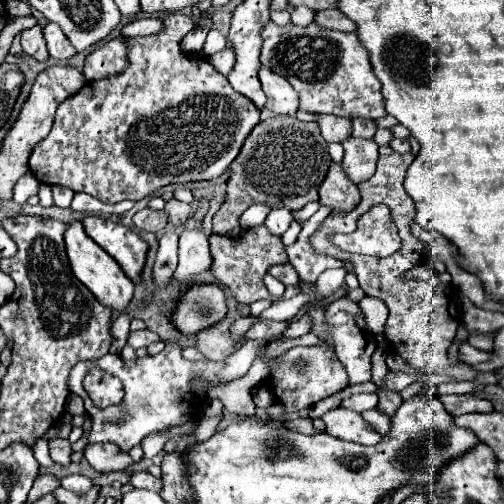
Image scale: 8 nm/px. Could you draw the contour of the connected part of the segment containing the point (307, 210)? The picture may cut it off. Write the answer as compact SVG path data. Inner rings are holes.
M308 202L300 212L294 212L294 220L296 220L296 222L300 222L300 224L302 224L302 222L306 222L306 220L308 220L308 218L318 210L318 208L320 208L320 204L318 204L318 202Z

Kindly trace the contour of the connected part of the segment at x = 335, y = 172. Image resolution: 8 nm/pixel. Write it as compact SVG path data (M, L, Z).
M330 164L324 182L320 184L320 204L330 206L330 210L348 212L360 202L360 192L356 184L342 170L342 164Z

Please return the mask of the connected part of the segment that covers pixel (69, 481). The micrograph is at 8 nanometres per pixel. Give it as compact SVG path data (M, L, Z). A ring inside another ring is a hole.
M70 474L62 480L62 488L76 492L76 494L86 494L92 488L92 480L86 476L80 476L80 474Z

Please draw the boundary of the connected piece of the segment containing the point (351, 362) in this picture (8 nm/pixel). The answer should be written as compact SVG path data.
M348 296L338 298L334 304L328 308L328 324L332 324L332 338L336 340L336 354L340 356L340 362L344 364L350 384L362 384L372 380L372 368L370 368L370 356L376 350L374 334L364 322L362 310L358 302L352 302Z

